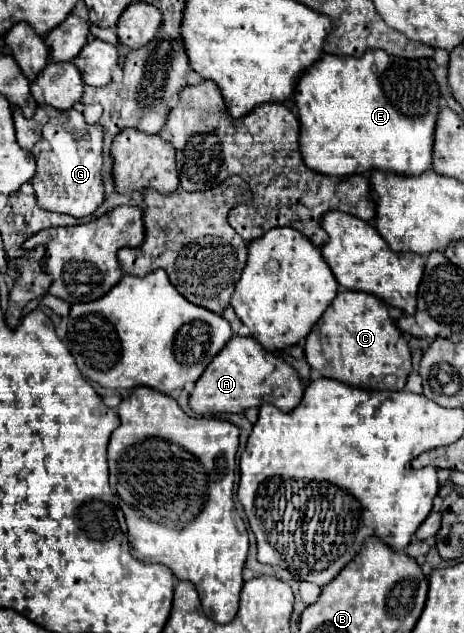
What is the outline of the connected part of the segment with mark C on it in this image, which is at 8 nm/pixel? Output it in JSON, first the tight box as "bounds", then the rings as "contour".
{"bounds":[305,291,411,391],"contour":[[[339,291],[321,315],[305,343],[307,363],[323,377],[371,391],[401,391],[411,371],[411,353],[405,337],[389,317],[387,305],[361,291]]]}

